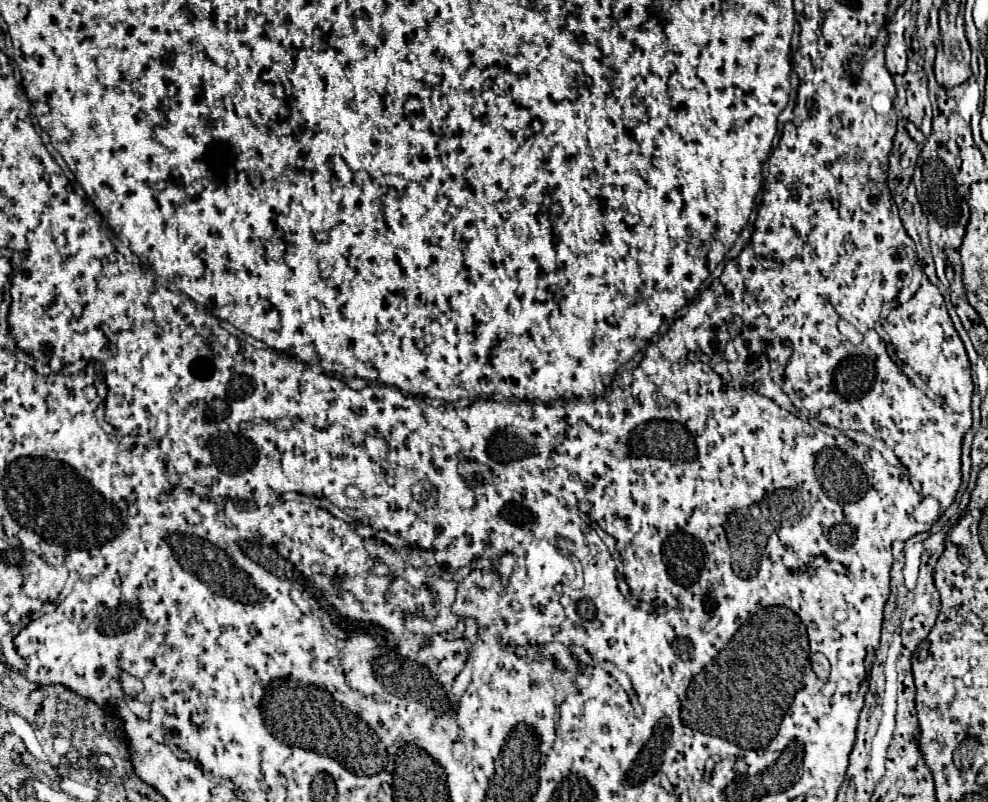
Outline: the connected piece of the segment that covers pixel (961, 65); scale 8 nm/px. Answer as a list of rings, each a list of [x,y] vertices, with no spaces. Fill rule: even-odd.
[[[937,54],[935,78],[943,88],[959,86],[971,76],[969,54]]]

